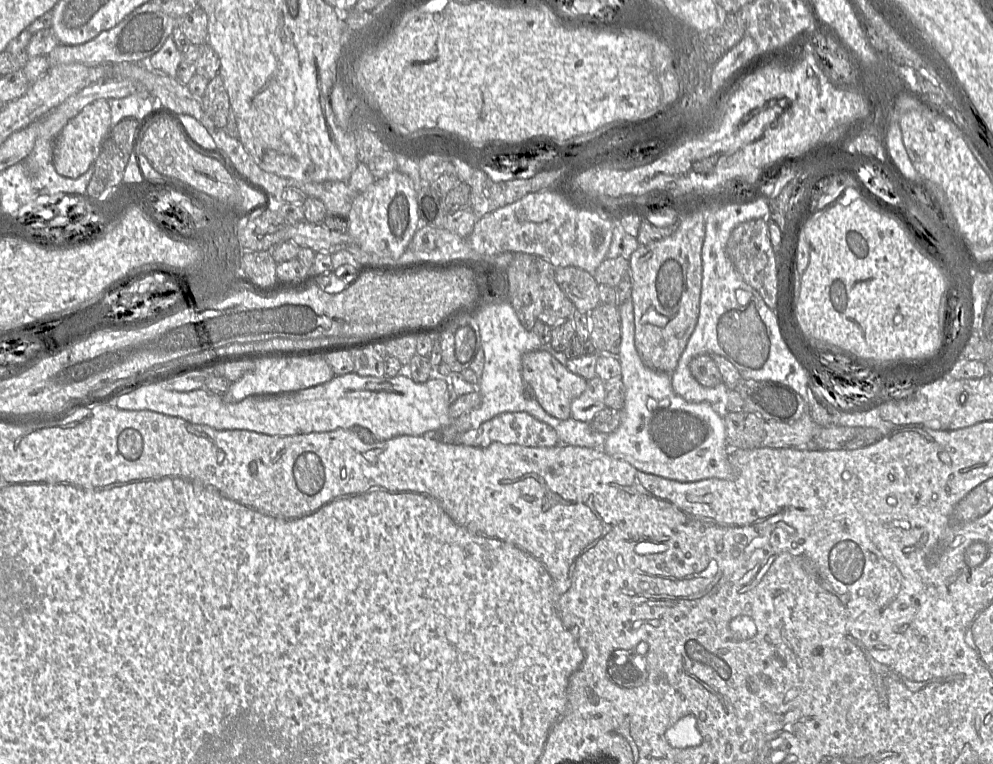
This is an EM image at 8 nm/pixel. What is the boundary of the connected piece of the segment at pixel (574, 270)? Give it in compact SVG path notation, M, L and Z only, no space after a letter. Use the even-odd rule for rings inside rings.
M574 266L559 267L555 280L577 310L592 311L601 304L599 284L587 271Z

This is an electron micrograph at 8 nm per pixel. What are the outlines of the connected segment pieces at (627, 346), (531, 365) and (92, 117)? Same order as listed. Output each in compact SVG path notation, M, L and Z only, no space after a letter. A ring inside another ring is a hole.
M632 300L619 304L622 340L618 352L625 401L619 427L608 434L604 451L624 459L640 471L667 479L689 482L709 478L734 479L729 462L723 418L708 402L688 402L675 393L671 374L649 368L635 347L634 307Z
M536 350L522 356L522 376L533 388L536 398L545 411L556 418L565 420L571 417L571 403L587 387L587 380L571 372L546 350Z
M98 99L85 106L70 119L54 142L53 164L56 171L68 178L83 175L97 159L102 143L111 130L111 108L106 99Z

